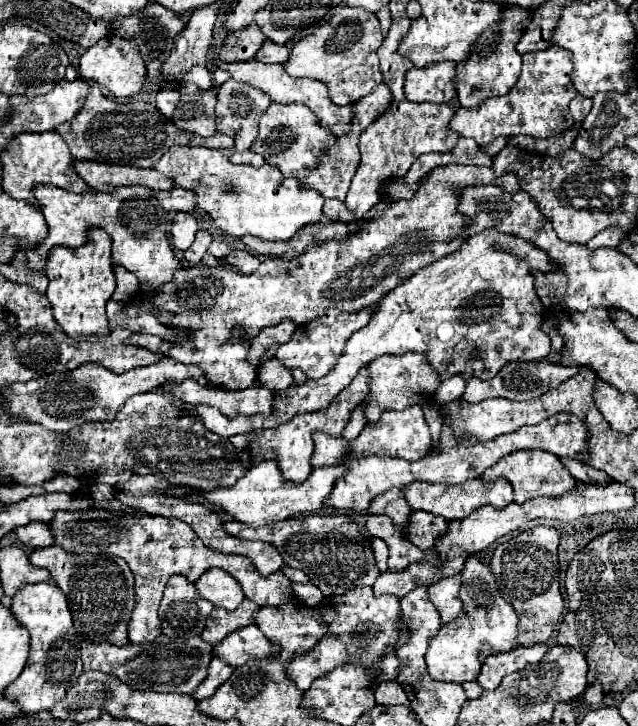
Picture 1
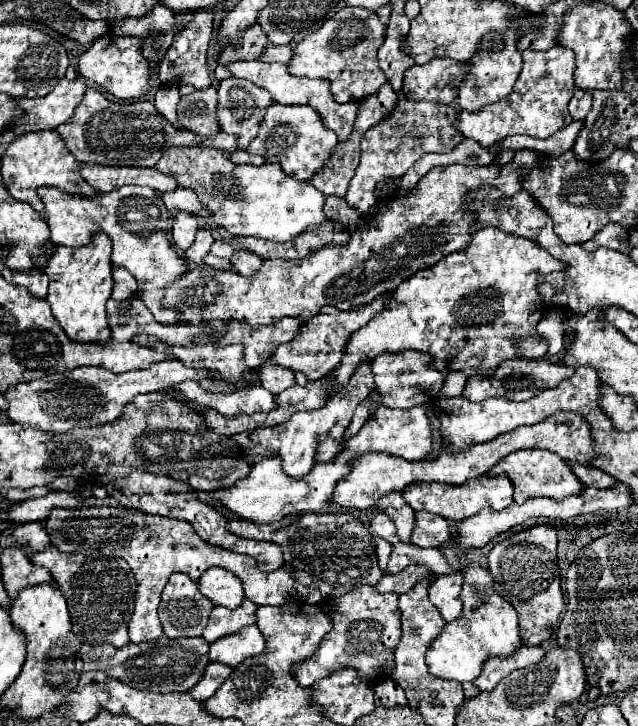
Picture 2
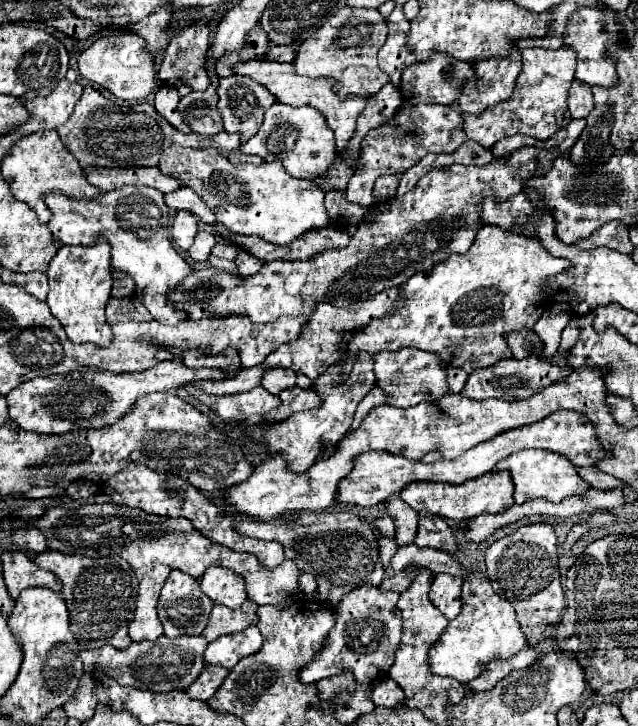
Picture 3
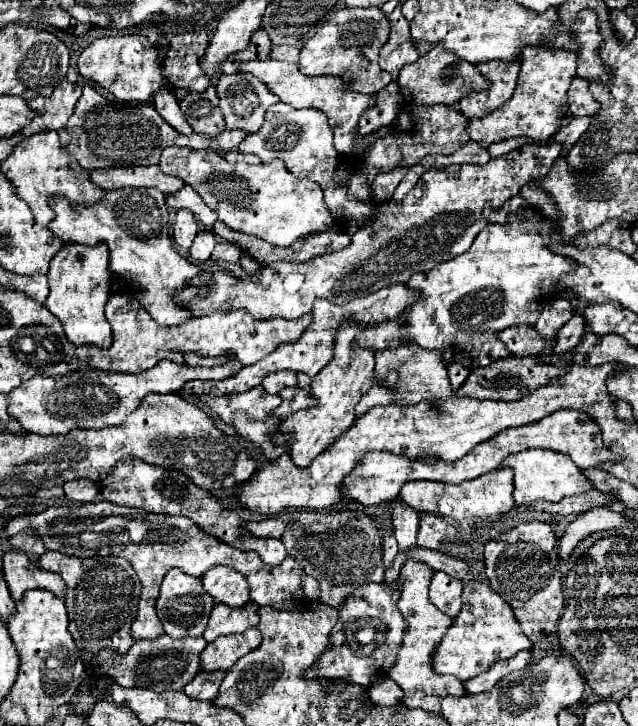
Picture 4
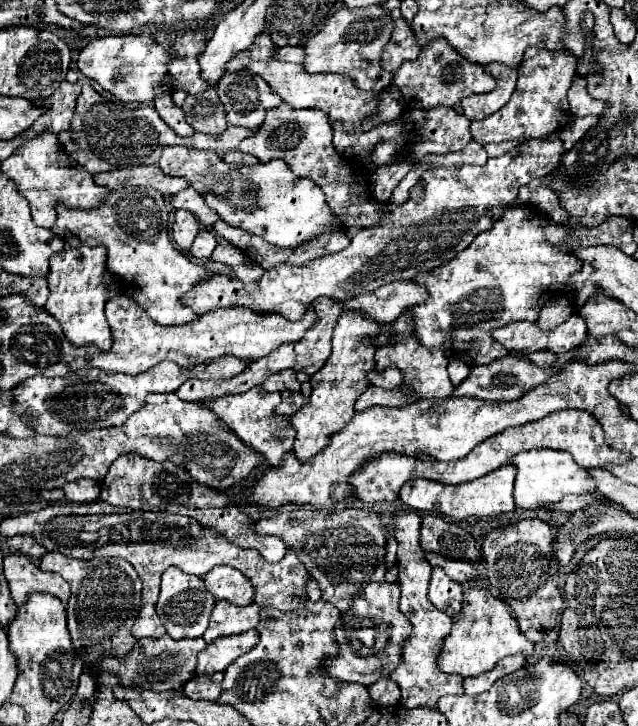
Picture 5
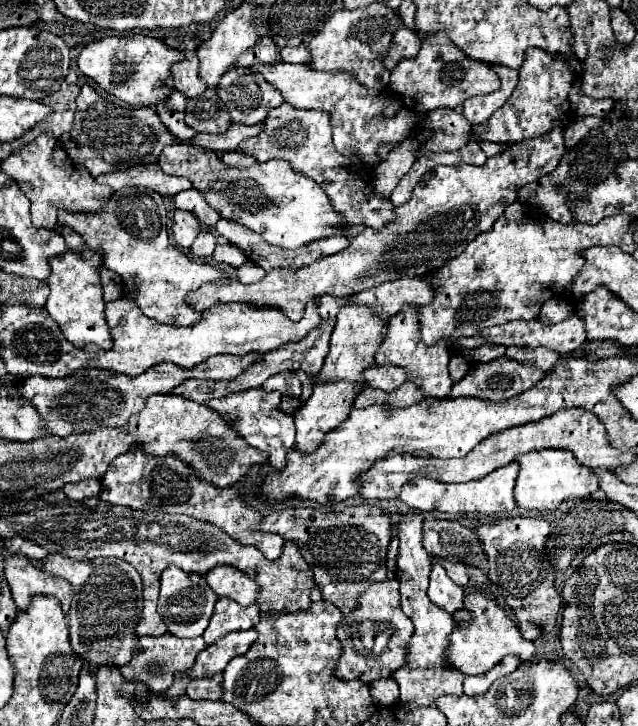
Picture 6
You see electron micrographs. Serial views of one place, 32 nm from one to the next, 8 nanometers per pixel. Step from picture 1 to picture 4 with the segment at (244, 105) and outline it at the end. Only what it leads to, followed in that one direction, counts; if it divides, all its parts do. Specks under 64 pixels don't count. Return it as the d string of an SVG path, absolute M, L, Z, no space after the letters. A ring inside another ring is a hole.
M246 72L220 76L216 92L226 128L242 128L248 134L254 134L264 122L266 110L280 102L276 94L268 92L266 84L260 84L260 80Z

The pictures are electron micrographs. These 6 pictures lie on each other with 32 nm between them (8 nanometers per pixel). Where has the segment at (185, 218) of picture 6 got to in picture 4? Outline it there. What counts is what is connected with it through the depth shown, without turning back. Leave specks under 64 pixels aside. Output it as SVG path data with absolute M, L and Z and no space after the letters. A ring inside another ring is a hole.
M178 210L176 220L172 224L174 242L182 248L190 248L196 234L198 234L198 222L196 222L194 214L188 212L188 210Z

